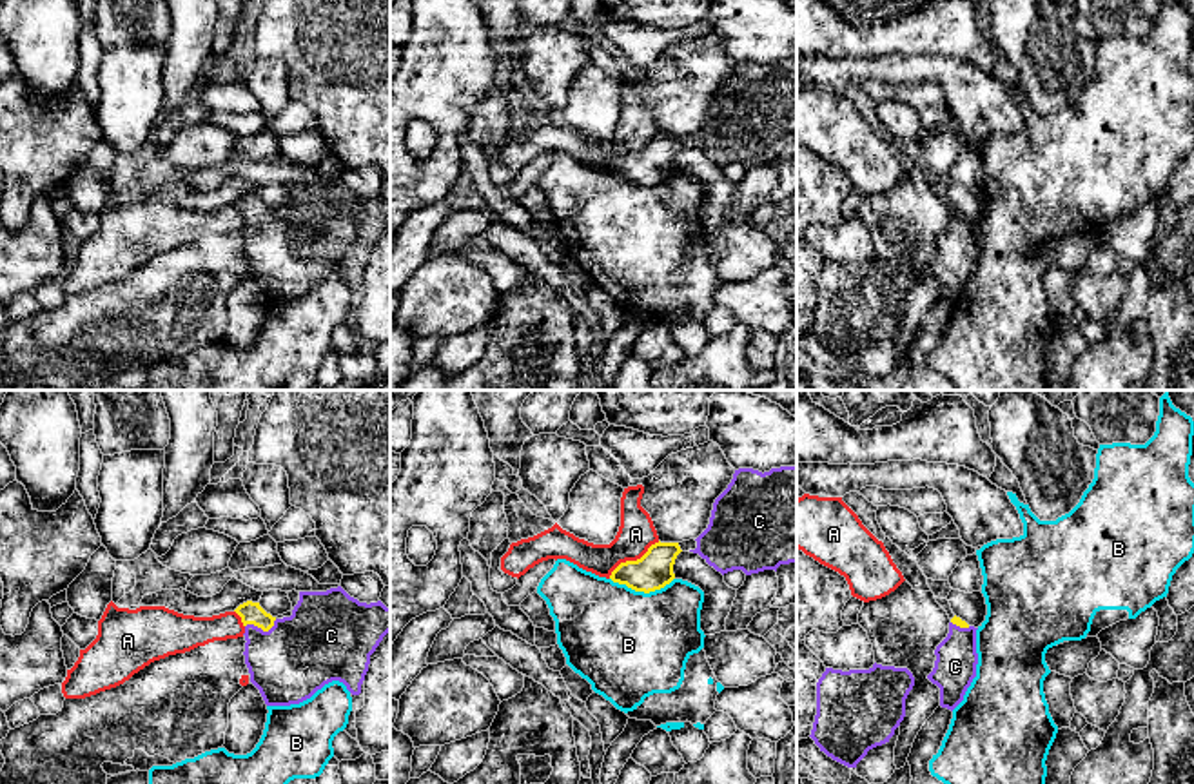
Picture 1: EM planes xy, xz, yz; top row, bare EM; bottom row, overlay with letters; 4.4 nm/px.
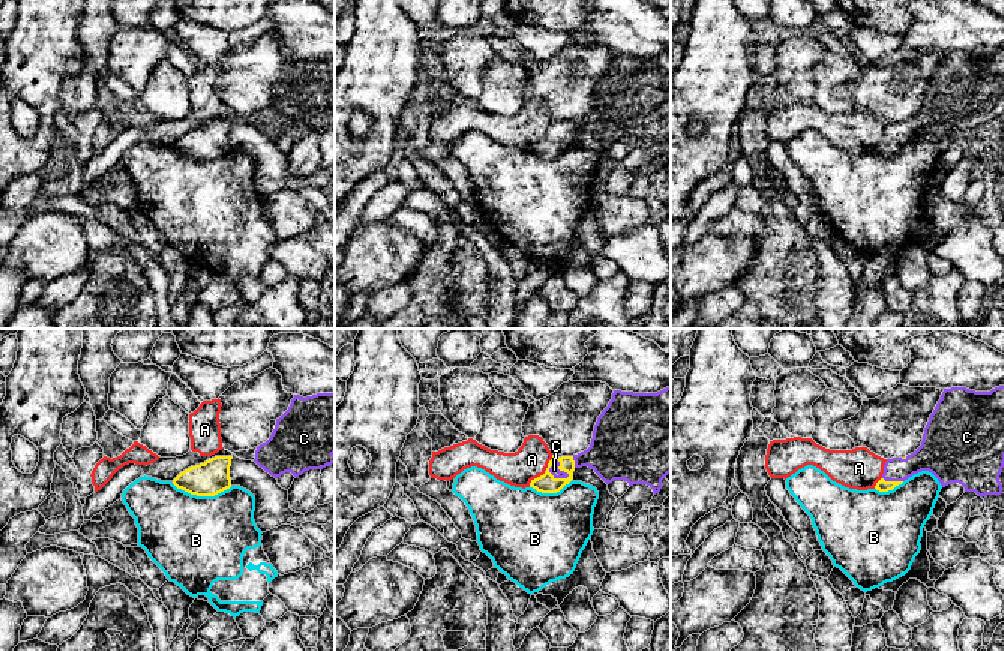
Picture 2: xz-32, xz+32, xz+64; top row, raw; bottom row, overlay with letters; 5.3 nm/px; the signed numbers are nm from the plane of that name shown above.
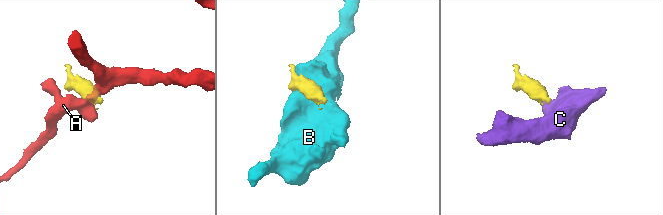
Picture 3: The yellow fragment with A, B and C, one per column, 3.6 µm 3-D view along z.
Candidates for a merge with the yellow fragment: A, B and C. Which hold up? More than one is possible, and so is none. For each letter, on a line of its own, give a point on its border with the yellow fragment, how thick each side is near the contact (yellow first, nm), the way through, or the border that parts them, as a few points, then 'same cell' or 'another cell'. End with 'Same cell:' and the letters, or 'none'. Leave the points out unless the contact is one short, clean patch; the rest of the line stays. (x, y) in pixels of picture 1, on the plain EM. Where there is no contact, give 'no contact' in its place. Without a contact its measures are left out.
A: contact xz (632, 155); calibres 170 and 160 nm; border xz (659, 135), (639, 151), (623, 155), (608, 171); another cell
B: contact xz (643, 184); calibres 170 and 480 nm; another cell
C: contact xy (262, 222); calibres 100 and 360 nm; way xy (251, 205), (262, 222), (287, 247), (298, 249); same cell
Same cell: C

